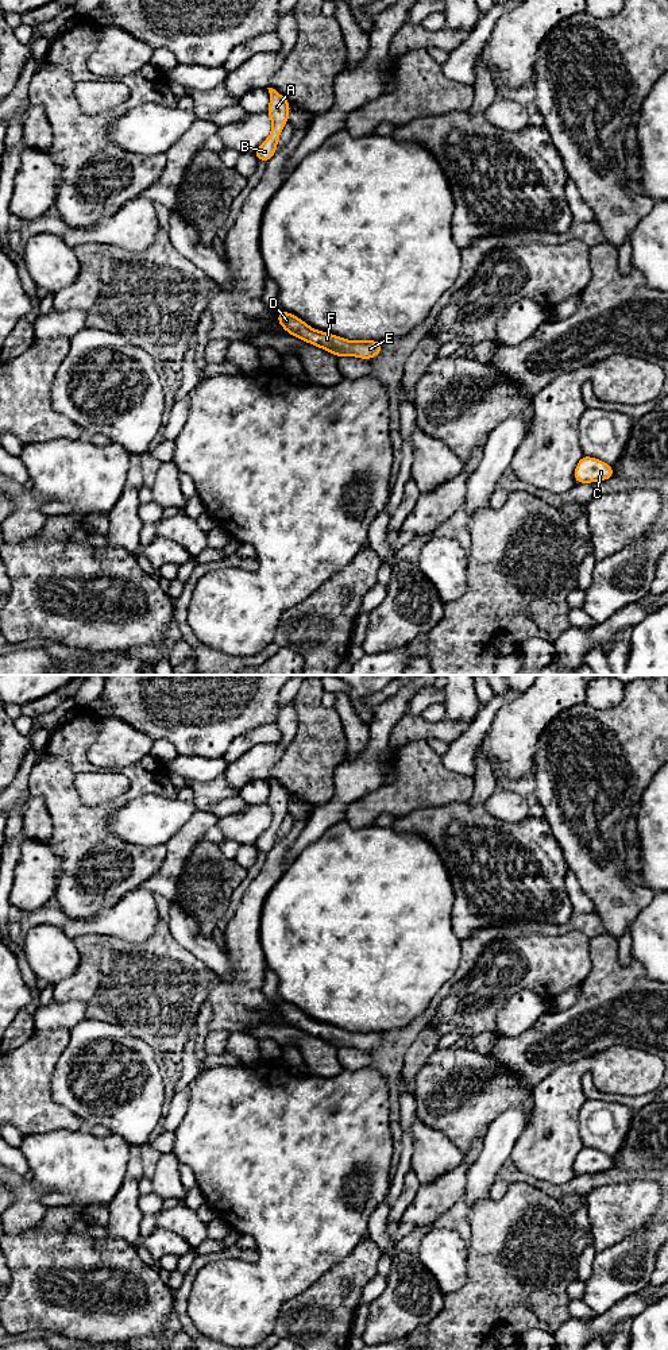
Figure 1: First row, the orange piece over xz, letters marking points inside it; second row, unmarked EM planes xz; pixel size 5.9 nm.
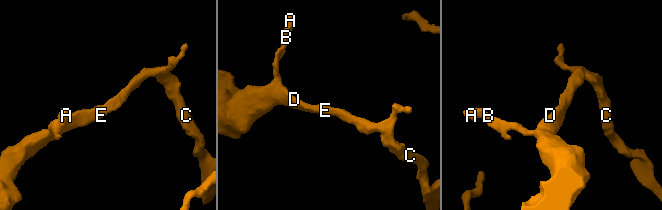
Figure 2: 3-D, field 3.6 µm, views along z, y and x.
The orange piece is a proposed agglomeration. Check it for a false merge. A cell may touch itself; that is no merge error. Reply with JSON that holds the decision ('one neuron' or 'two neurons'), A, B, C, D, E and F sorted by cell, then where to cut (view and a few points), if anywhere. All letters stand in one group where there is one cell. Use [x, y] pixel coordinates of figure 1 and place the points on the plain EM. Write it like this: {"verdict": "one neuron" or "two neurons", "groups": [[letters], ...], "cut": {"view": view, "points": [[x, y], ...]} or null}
{"verdict": "one neuron", "groups": [["A", "B", "C", "D", "E", "F"]], "cut": null}

